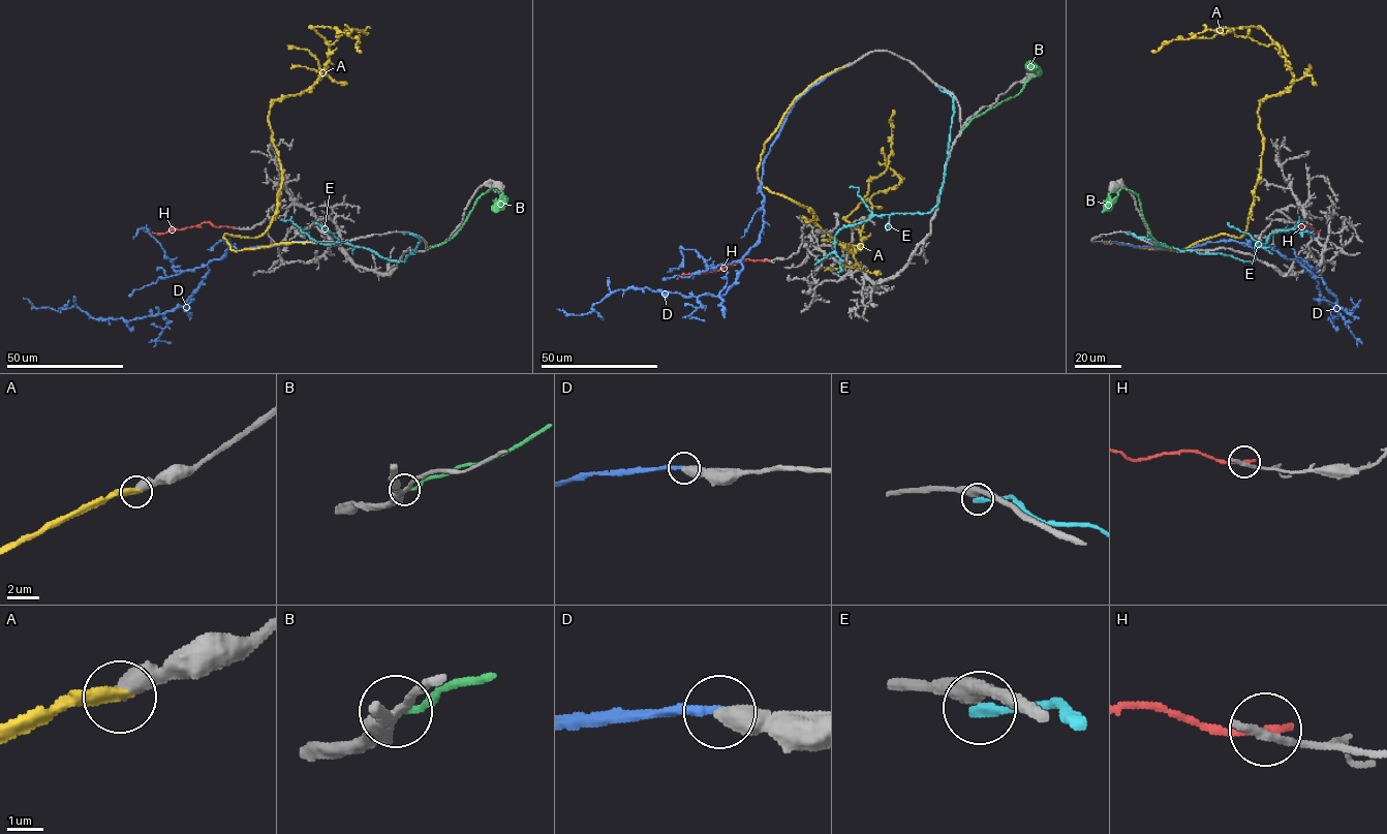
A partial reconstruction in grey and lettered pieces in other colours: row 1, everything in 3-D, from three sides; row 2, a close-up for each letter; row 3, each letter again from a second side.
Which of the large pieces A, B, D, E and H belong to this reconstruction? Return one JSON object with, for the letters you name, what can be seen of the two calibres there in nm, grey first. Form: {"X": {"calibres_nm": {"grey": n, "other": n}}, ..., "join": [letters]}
{"D": {"calibres_nm": {"grey": 500, "other": 280}}, "join": ["D"]}

